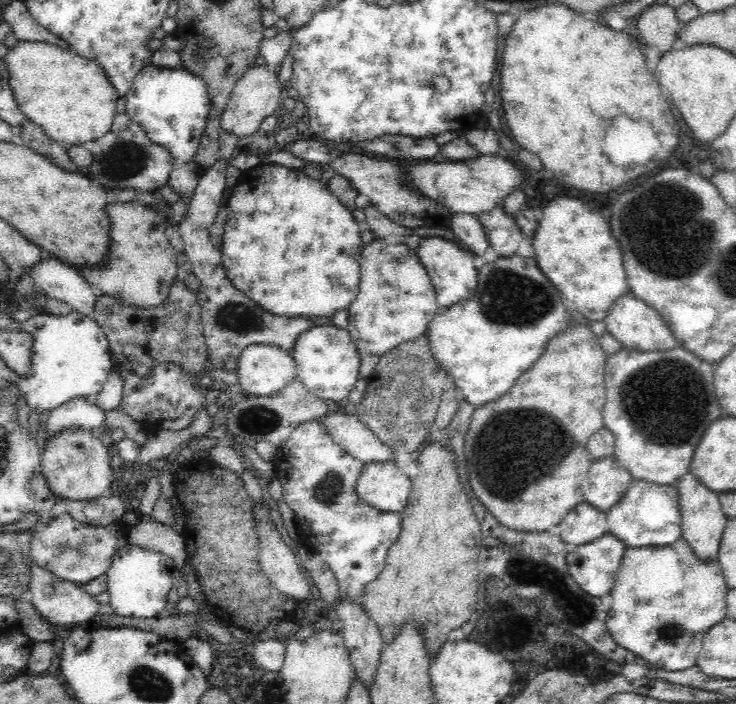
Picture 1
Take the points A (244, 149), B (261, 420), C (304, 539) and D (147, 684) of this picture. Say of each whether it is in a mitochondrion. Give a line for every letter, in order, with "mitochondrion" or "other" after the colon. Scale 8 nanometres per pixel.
A: other
B: mitochondrion
C: other
D: mitochondrion

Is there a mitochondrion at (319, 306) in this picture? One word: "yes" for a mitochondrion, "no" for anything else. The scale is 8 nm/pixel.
no

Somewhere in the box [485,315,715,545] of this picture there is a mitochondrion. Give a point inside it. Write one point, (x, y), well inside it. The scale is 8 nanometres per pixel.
(665, 401)

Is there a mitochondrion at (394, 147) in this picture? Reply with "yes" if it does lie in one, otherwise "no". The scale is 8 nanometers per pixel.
yes

